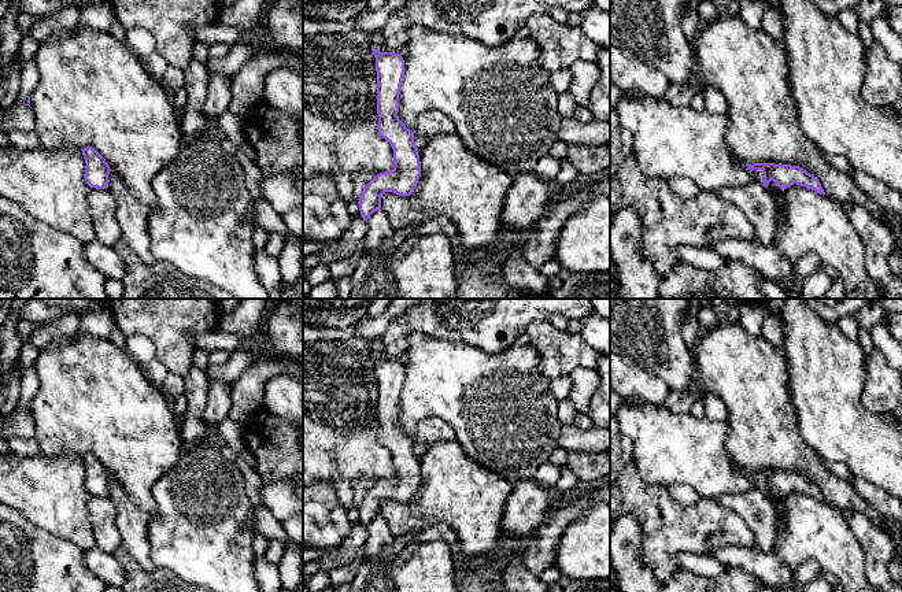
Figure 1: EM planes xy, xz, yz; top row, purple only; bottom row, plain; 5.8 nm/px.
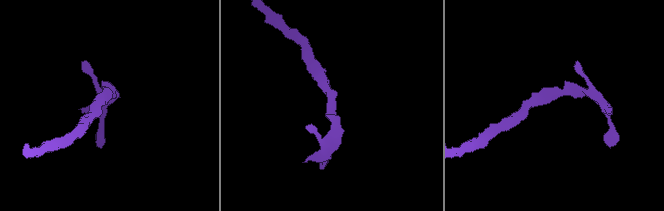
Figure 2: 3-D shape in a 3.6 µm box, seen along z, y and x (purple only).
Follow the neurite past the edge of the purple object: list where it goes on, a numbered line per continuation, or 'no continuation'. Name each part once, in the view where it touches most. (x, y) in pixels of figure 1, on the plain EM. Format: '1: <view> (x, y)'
no continuation

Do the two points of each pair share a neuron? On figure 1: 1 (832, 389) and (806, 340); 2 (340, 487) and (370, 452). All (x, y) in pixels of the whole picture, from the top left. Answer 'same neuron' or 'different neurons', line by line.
1: same neuron
2: different neurons

